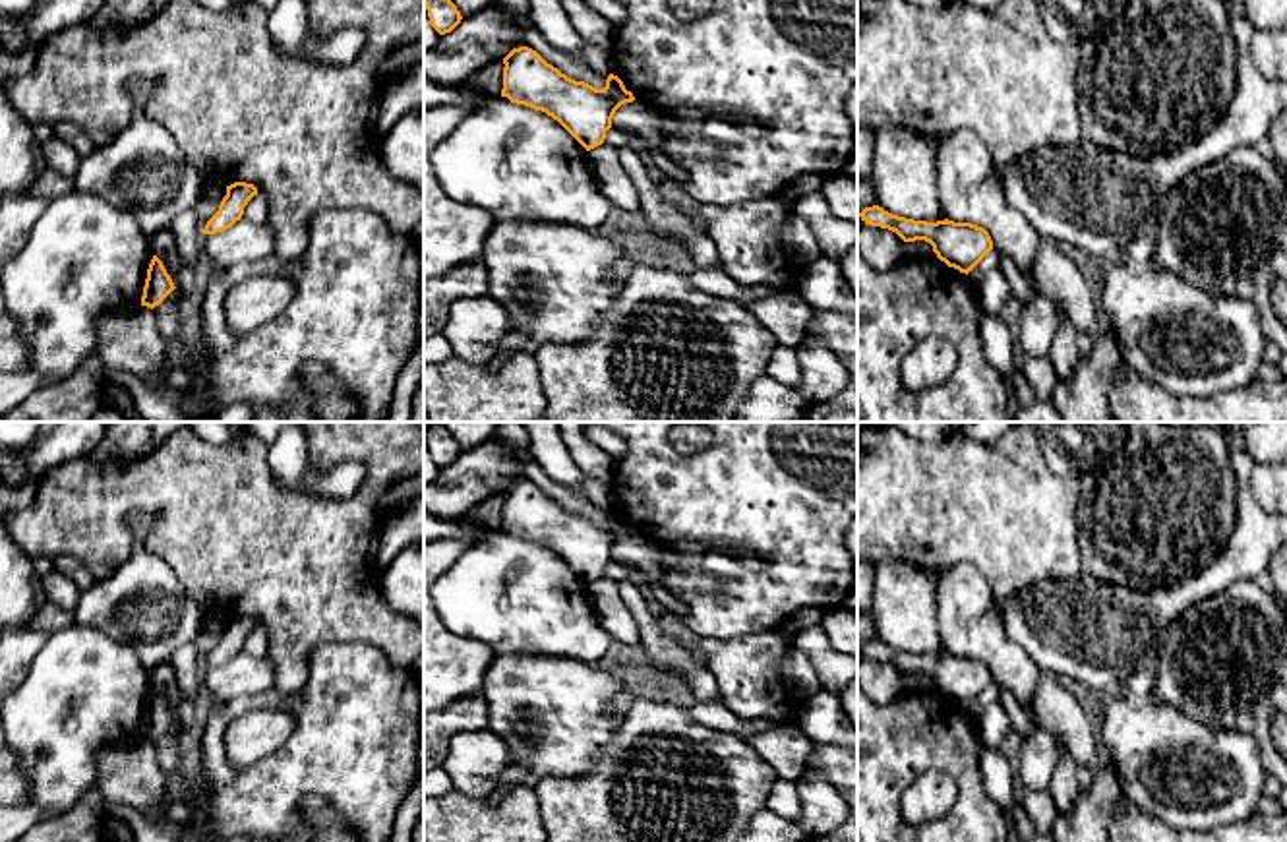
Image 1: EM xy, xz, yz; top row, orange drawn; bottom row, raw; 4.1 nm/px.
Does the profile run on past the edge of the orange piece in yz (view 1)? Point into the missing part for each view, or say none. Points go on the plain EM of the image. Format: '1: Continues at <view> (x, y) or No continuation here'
1: No continuation here

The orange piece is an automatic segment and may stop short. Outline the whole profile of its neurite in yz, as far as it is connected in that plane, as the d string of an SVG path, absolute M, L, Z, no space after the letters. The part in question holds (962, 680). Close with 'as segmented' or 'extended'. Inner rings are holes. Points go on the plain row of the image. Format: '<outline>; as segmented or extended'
M879 639L865 641L859 650L865 658L896 666L904 676L929 676L941 695L966 708L993 683L989 666L972 656L913 654L892 648Z; as segmented

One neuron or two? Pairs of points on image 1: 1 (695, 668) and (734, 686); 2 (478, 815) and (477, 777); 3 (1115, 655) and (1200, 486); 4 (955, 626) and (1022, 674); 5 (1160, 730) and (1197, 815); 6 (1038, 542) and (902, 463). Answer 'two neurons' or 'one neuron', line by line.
1: two neurons
2: two neurons
3: two neurons
4: one neuron
5: one neuron
6: one neuron

